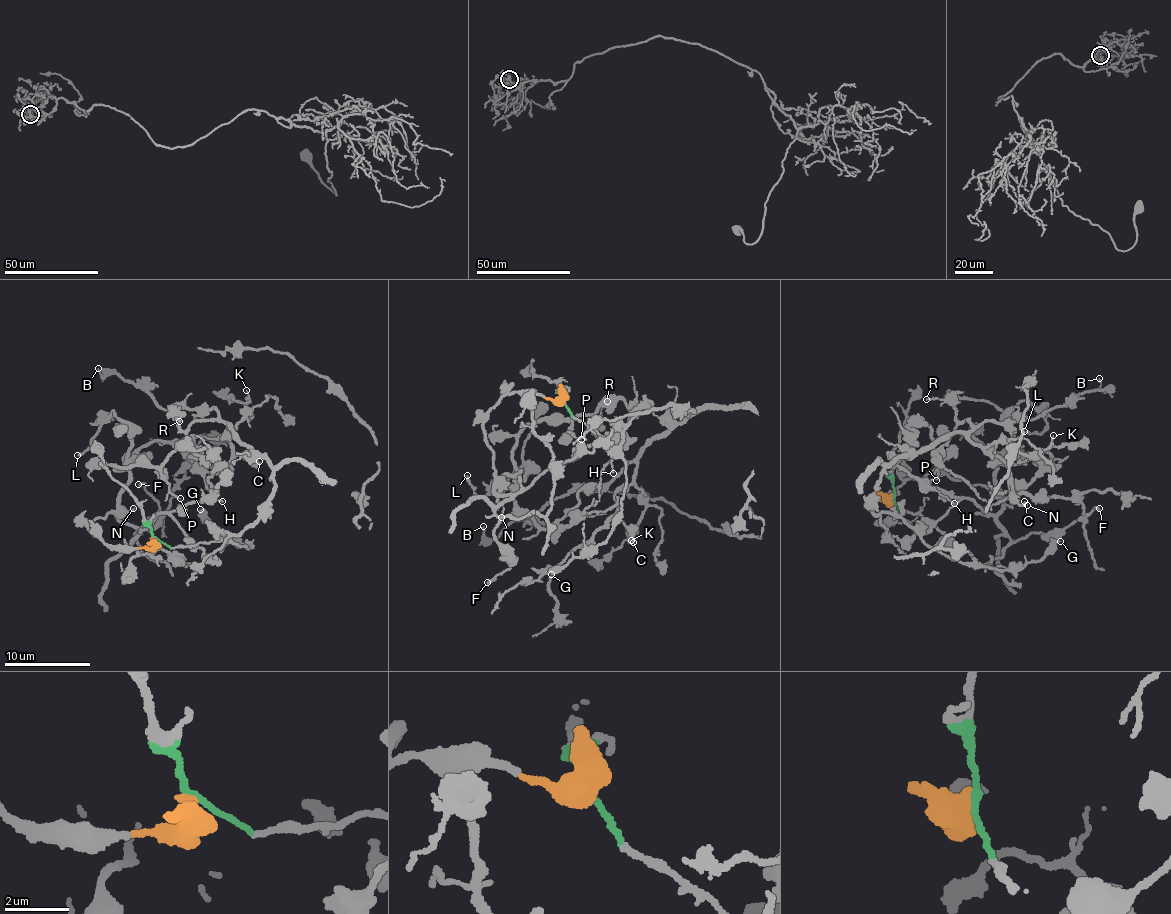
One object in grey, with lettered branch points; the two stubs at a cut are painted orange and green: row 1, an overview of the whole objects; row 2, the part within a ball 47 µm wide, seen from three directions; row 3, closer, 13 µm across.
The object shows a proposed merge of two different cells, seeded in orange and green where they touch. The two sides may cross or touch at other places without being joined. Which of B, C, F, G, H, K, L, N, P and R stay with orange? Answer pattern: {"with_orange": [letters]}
{"with_orange": ["F", "H", "L", "N", "P"]}

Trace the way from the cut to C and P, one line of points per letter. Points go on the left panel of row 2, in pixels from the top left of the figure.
C: (155, 537), (183, 547), (241, 532), (271, 497), (275, 477), (231, 426), (224, 440), (259, 466), (260, 460)
P: (155, 537), (141, 548), (103, 545), (86, 525), (116, 507), (128, 473), (113, 468), (156, 467), (180, 498)

